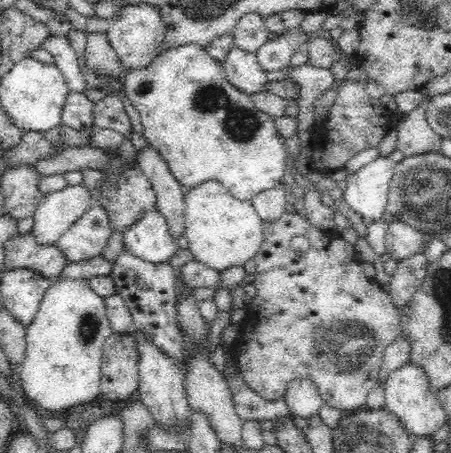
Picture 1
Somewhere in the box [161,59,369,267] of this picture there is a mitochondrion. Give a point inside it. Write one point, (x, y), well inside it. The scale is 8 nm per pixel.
(241, 124)

